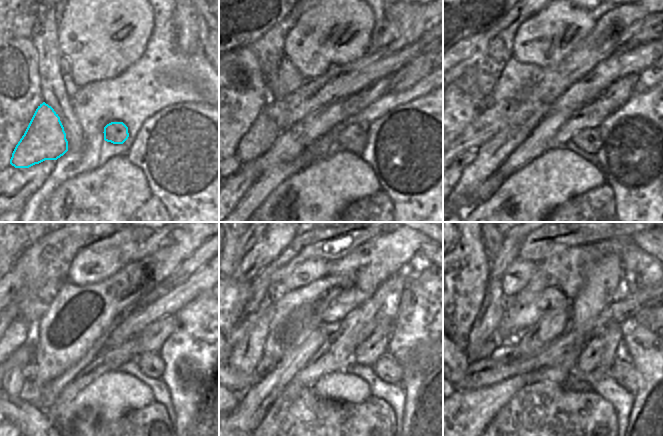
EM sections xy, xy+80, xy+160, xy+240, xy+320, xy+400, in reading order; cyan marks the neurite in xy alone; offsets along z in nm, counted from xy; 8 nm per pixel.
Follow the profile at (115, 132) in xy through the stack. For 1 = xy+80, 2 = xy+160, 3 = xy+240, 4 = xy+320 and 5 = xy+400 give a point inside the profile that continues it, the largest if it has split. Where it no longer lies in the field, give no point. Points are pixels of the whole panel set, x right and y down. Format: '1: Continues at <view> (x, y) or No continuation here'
1: Continues at xy+80 (354, 137)
2: Continues at xy+160 (589, 140)
3: Continues at xy+240 (151, 365)
4: Continues at xy+320 (386, 368)
5: Continues at xy+400 (624, 373)

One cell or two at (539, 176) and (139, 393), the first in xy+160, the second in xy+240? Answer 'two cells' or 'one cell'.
one cell

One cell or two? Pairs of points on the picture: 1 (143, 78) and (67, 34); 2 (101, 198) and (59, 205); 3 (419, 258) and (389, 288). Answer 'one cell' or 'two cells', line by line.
1: two cells
2: one cell
3: one cell

